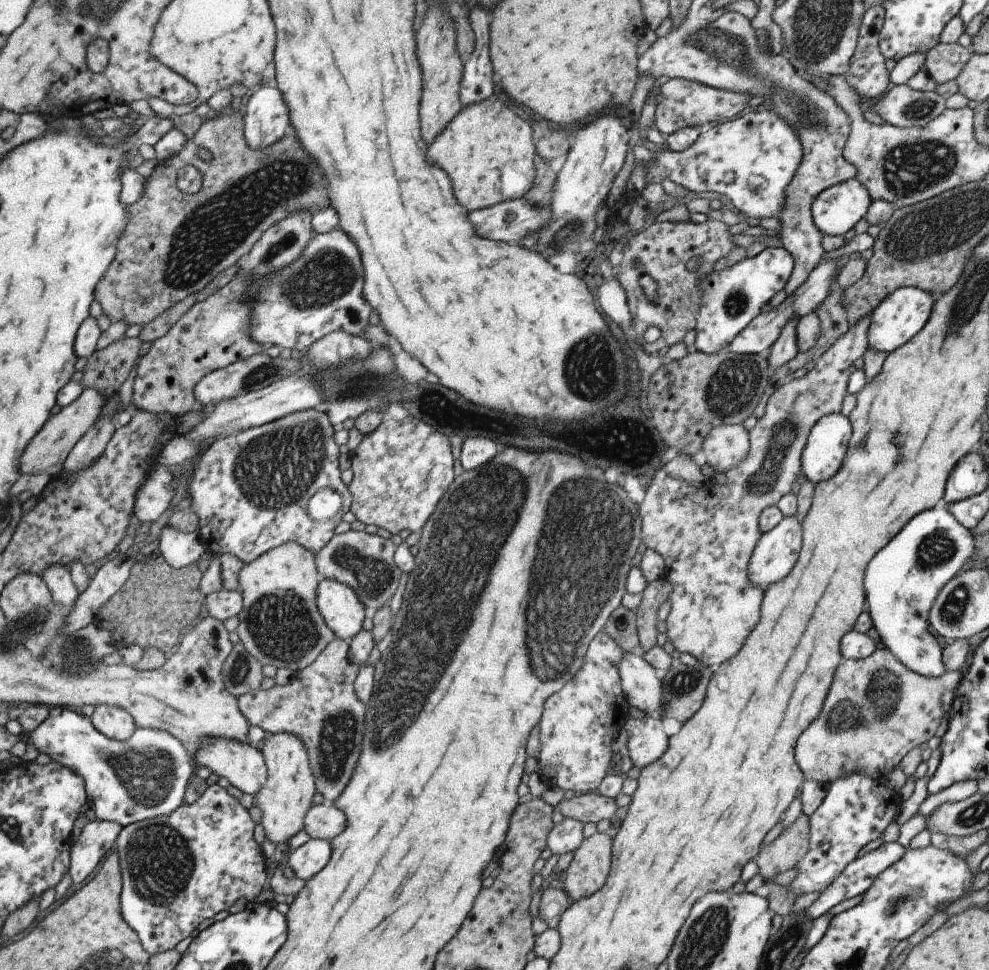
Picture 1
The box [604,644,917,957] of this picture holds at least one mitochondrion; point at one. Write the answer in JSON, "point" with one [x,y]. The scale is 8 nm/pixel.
{"point":[879,702]}

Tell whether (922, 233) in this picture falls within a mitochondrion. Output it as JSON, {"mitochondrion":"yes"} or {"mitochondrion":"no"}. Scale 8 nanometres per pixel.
{"mitochondrion":"yes"}

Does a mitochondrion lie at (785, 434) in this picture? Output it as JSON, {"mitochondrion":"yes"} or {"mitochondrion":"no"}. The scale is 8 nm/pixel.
{"mitochondrion":"yes"}

